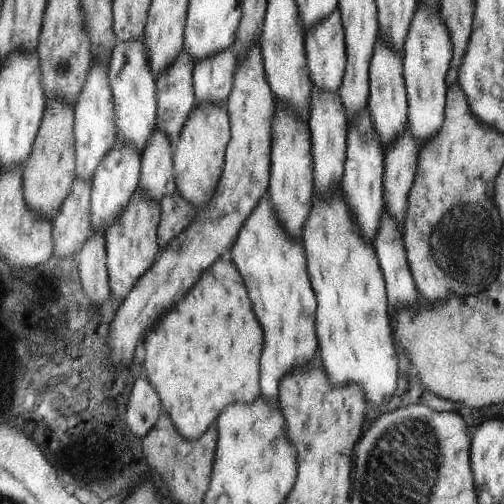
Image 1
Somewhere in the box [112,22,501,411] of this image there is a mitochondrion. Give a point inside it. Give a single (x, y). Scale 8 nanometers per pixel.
(464, 229)

